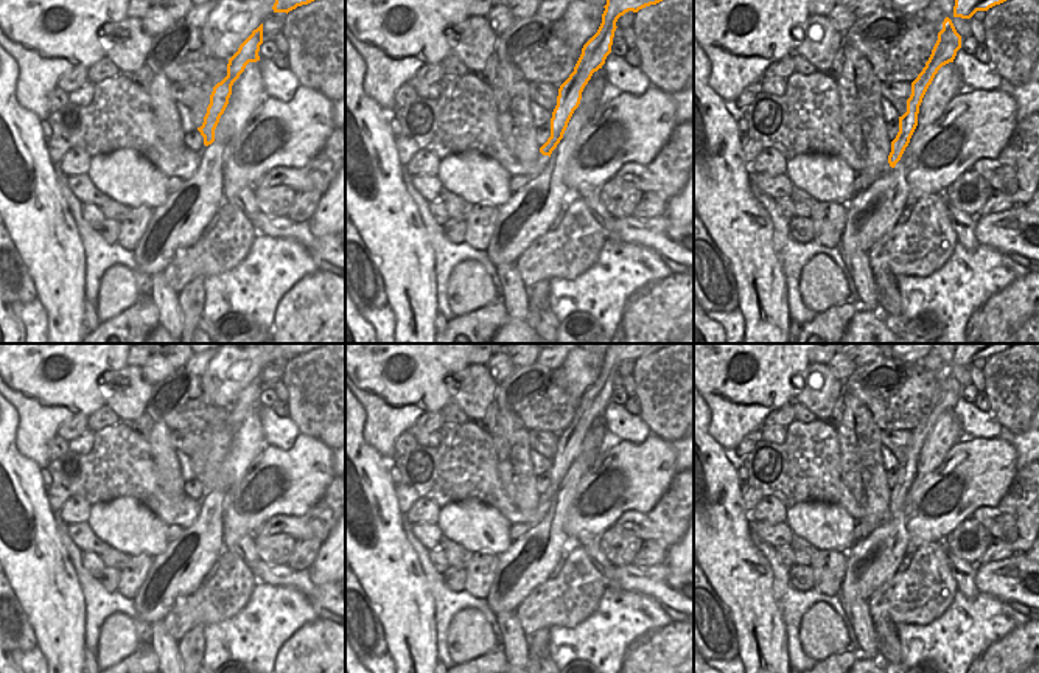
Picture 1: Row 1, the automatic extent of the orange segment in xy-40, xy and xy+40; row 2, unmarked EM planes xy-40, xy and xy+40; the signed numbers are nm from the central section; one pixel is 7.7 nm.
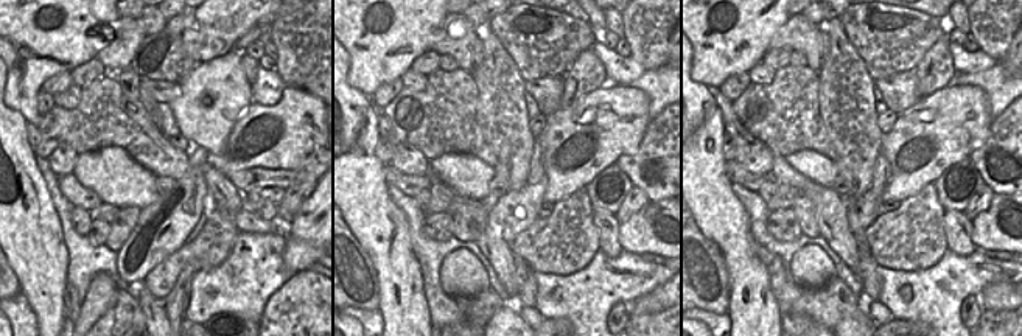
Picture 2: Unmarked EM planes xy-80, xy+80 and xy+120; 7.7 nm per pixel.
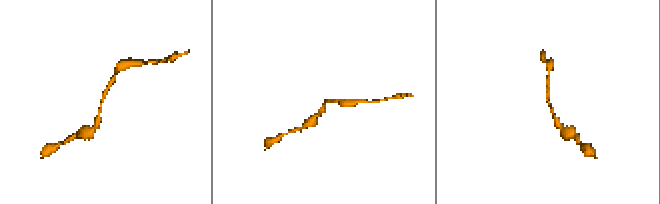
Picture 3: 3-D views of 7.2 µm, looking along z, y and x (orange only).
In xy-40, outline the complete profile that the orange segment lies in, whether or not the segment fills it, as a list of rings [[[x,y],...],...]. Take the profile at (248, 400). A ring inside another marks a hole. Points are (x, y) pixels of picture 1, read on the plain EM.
[[[263,371],[240,393],[238,399],[229,407],[227,424],[213,435],[204,471],[198,476],[204,485],[205,494],[215,490],[215,477],[229,452],[233,431],[240,426],[249,410],[260,409],[258,399],[261,392]]]

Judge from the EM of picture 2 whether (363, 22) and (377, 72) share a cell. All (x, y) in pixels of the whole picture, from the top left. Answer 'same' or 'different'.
same

